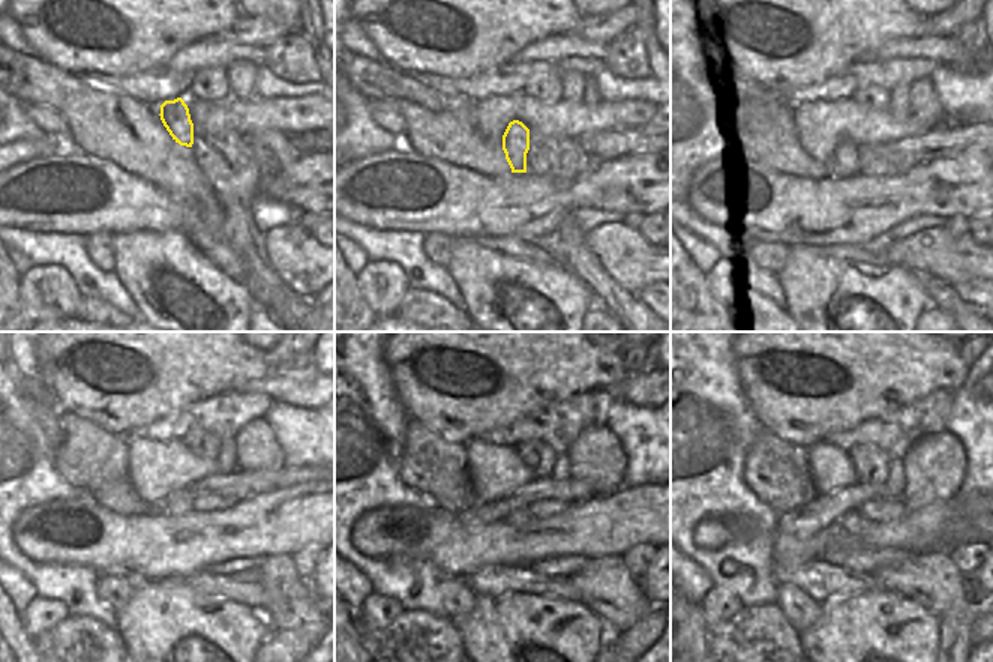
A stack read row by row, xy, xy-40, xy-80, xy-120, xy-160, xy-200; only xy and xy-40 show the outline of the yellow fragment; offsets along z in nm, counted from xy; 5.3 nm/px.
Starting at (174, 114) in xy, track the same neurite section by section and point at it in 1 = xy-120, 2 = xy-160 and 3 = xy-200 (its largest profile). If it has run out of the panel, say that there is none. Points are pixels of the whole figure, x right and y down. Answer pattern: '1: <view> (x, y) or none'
1: xy-120 (179, 502)
2: xy-160 (522, 517)
3: xy-200 (854, 523)

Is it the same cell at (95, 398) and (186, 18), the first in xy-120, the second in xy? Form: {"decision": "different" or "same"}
{"decision": "same"}

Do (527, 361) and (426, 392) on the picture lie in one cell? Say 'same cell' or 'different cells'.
same cell

